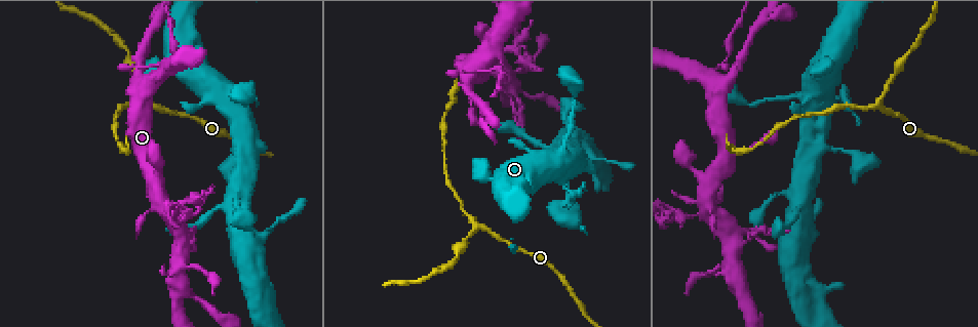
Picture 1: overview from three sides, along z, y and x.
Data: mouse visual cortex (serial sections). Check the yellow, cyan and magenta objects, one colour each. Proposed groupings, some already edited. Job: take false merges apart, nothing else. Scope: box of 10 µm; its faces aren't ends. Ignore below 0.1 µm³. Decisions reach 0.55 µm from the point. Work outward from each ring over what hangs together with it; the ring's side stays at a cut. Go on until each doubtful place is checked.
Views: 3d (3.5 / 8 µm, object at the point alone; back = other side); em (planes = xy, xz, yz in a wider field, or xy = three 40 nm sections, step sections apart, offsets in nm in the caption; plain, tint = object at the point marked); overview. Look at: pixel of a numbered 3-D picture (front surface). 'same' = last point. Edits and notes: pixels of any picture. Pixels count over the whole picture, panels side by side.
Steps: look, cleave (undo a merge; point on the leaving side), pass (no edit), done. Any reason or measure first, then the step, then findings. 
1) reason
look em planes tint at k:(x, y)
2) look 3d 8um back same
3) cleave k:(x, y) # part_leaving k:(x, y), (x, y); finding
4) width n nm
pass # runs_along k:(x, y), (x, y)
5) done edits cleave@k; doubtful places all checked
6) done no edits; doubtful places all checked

look 3d 8um back at 1:(154, 108)

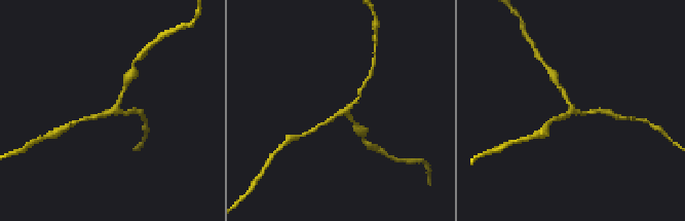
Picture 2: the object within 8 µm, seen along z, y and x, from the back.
zoom in
look 3d 3.5um same

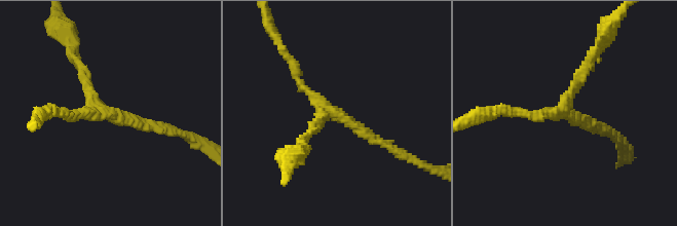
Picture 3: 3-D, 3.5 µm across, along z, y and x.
arms 3; arm_widths 150, 150, 150 nm; now the EM
look em xy step 1 tint at 3:(567, 115)

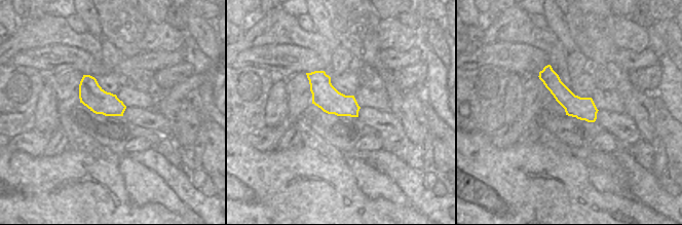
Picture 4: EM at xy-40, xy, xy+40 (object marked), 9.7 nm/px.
pass # runs_along 4:(547, 68), (553, 83), (592, 119); all the same cell

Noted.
look 3d 3.5um at 1:(727, 59)

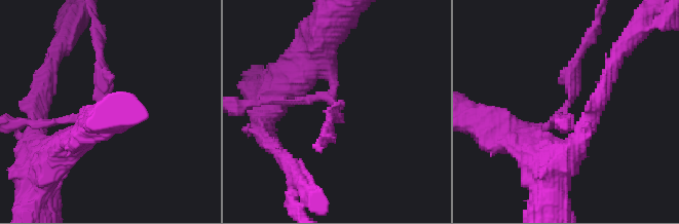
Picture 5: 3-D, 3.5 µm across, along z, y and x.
pass # runs_along 5:(90, 132), (106, 110), (97, 37); one cell here

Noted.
small branch off a trunk
look 3d 3.5um at 1:(162, 214)

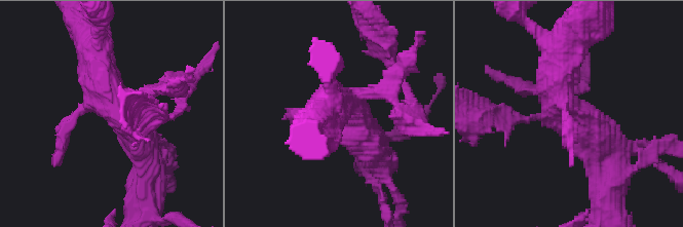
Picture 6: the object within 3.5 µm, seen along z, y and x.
look em xy step 5 tint at 6:(558, 107)

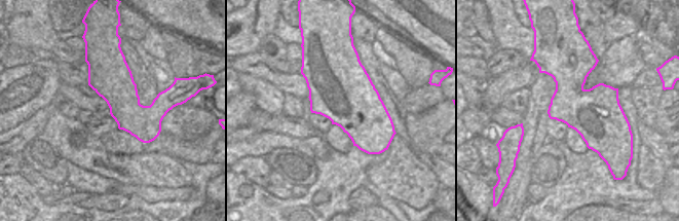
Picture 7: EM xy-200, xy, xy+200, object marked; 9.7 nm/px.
look em xy step 1 tint same

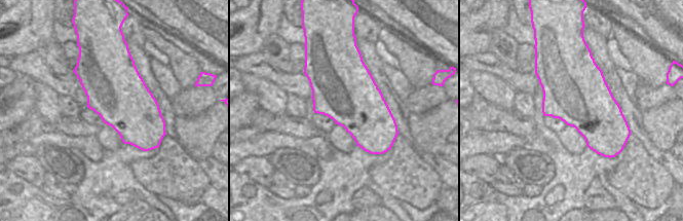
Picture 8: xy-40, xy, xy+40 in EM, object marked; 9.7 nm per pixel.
pass # runs_along 6:(89, 42), (103, 89), (143, 150); all the same cell

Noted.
a narrow waist
look 3d 3.5um back at 1:(525, 47)

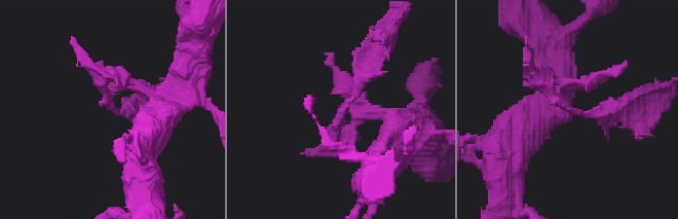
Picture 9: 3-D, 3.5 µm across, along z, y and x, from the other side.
arm_widths 200, 200 nm
look em xy step 2 tint at 9:(343, 110)

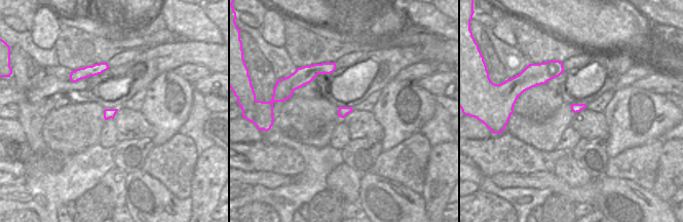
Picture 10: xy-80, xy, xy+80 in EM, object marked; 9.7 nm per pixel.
pass # runs_along 9:(353, 128), (369, 53); continuous, no second cell

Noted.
done no edits; doubtful places all checked

